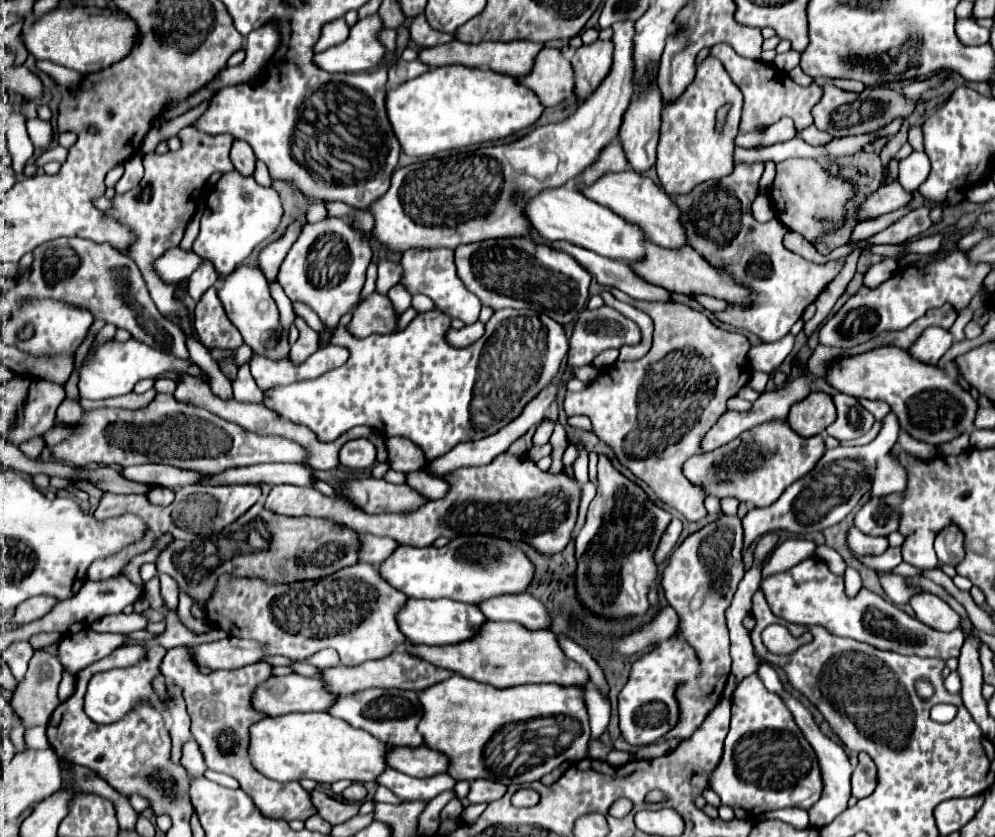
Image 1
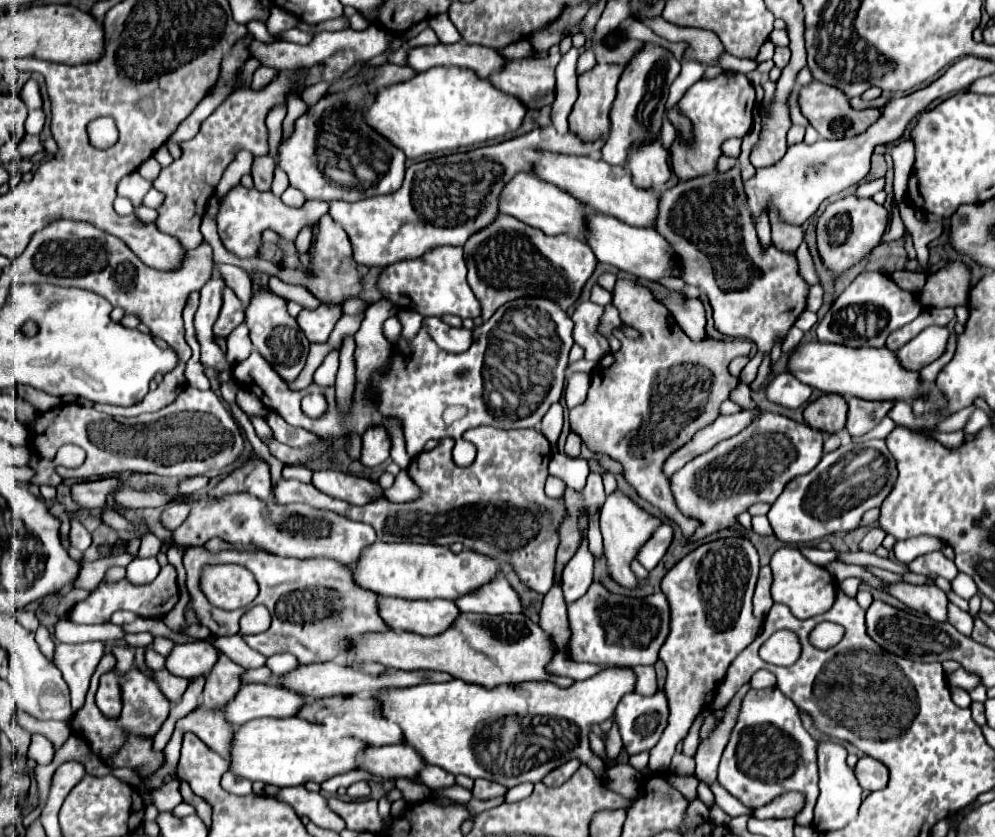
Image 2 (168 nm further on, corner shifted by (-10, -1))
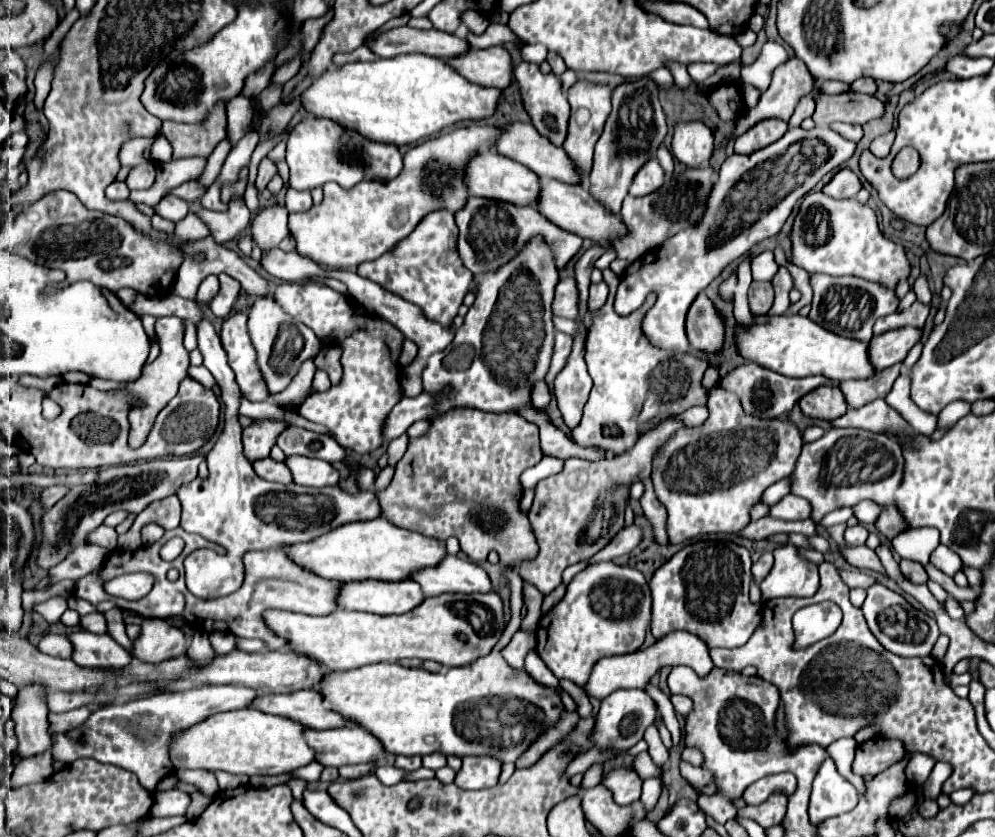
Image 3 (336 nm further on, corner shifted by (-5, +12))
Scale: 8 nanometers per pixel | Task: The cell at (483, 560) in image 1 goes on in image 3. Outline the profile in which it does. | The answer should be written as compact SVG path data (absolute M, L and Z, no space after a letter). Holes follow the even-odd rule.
M375 518L367 522L351 522L345 526L339 526L337 530L331 530L329 534L323 534L307 544L289 546L287 554L303 568L321 574L323 578L333 578L339 582L363 582L363 580L385 580L385 582L401 582L401 578L409 580L413 570L423 570L429 566L437 566L441 558L445 558L445 544L437 542L435 538L425 538L423 534L415 534L411 530L403 530L395 524L391 524L385 518Z

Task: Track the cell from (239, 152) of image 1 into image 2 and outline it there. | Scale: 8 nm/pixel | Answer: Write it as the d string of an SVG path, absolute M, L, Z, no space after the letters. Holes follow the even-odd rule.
M270 155L264 157L256 157L254 165L252 165L252 179L258 191L270 191L272 185L272 177L274 177L274 159Z

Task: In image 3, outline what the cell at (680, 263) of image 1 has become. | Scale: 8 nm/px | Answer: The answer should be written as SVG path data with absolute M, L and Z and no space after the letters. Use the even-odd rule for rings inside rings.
M549 180L543 184L541 188L541 202L539 202L539 210L541 214L545 214L549 220L553 220L557 226L581 236L581 238L589 238L593 242L609 242L613 244L617 238L629 234L629 230L625 230L625 222L621 222L621 216L605 210L605 206L601 206L601 202L597 202L589 190L585 190L583 184L577 186L569 186L557 180Z

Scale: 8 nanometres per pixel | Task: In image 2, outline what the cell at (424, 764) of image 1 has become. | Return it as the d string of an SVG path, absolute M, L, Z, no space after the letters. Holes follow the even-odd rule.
M382 745L366 747L356 757L356 769L368 771L382 779L400 779L414 777L422 767L416 751L410 751L406 745Z

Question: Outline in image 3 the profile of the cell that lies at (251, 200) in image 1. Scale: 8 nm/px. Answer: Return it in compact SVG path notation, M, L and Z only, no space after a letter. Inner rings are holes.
M289 188L287 190L287 196L285 196L285 208L289 212L305 212L313 206L313 200L311 200L311 192L309 190L293 190Z

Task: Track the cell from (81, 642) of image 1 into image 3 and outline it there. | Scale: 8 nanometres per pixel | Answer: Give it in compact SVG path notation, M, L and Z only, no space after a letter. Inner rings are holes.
M43 634L37 648L49 656L59 656L59 658L71 658L73 654L73 644L69 642L67 634Z

